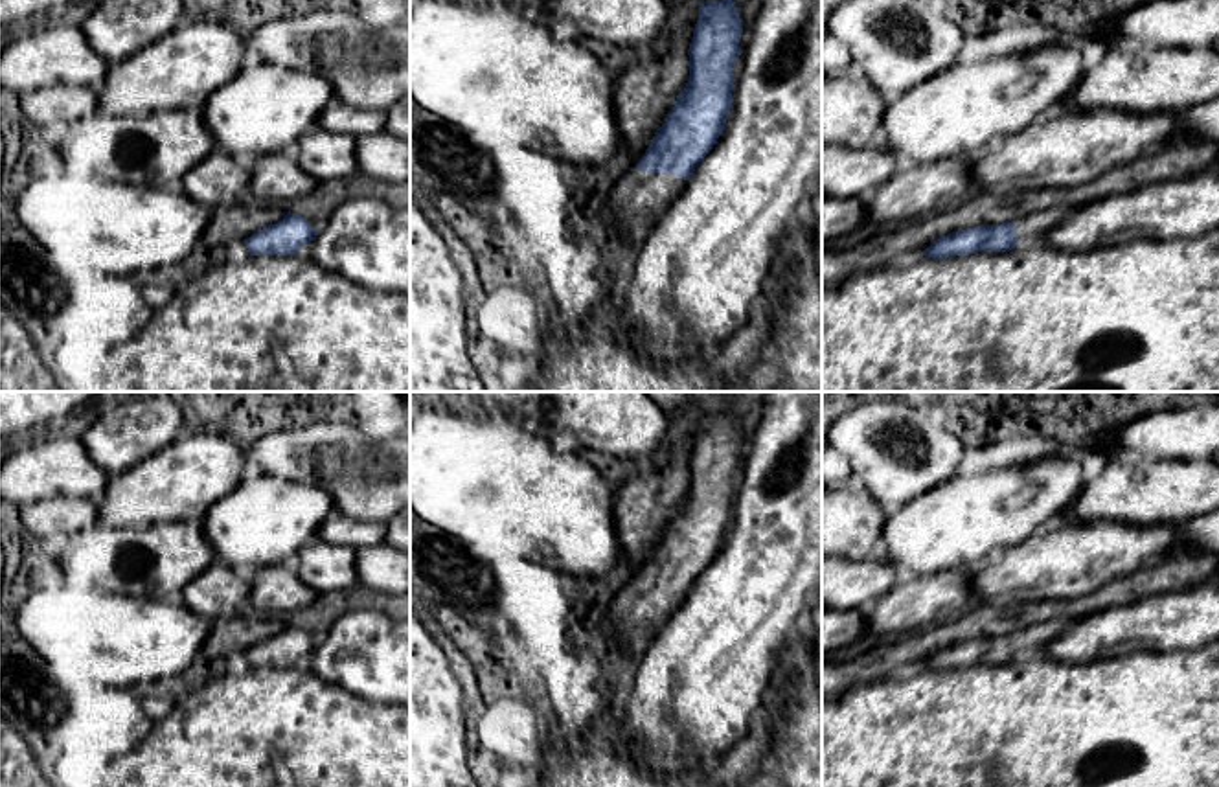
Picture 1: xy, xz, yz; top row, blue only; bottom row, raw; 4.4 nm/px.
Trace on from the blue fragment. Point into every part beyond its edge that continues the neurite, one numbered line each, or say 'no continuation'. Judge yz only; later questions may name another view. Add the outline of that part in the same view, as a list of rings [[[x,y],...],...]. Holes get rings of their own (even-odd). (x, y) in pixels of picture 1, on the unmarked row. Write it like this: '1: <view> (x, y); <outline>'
1: yz (1034, 638); [[[1052,620],[1035,623],[1015,633],[1015,644],[1019,655],[1033,655],[1046,649],[1046,645],[1065,634],[1070,629],[1070,622]]]

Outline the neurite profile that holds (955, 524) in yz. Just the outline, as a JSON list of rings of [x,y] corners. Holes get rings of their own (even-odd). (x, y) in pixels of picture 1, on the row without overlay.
[[[1059,449],[1039,460],[954,476],[886,517],[879,553],[903,576],[973,570],[993,546],[1015,546],[1059,522],[1087,478],[1081,465]]]

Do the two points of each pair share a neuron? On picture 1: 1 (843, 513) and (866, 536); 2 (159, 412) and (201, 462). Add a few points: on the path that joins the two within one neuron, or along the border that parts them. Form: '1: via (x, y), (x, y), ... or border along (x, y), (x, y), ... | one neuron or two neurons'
1: via (848, 519), (861, 532) | one neuron
2: border along (181, 434), (142, 460) | two neurons

